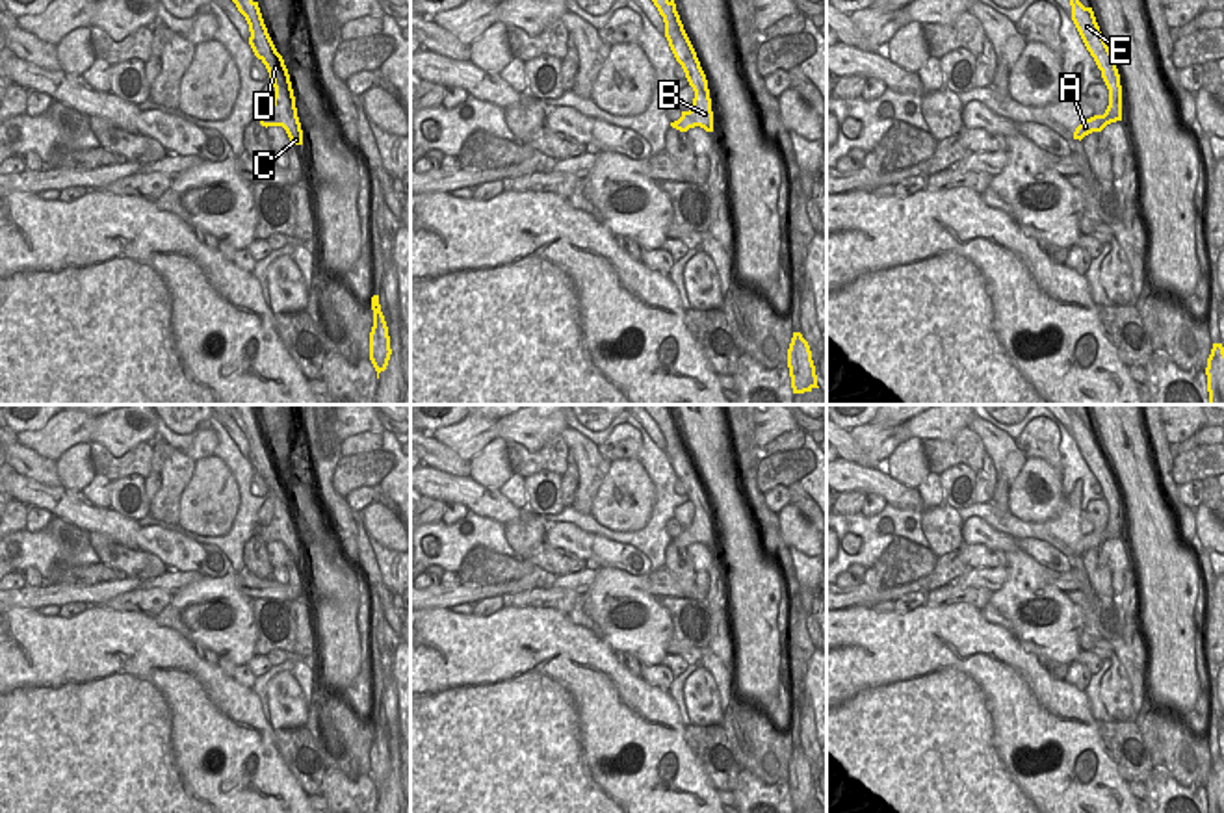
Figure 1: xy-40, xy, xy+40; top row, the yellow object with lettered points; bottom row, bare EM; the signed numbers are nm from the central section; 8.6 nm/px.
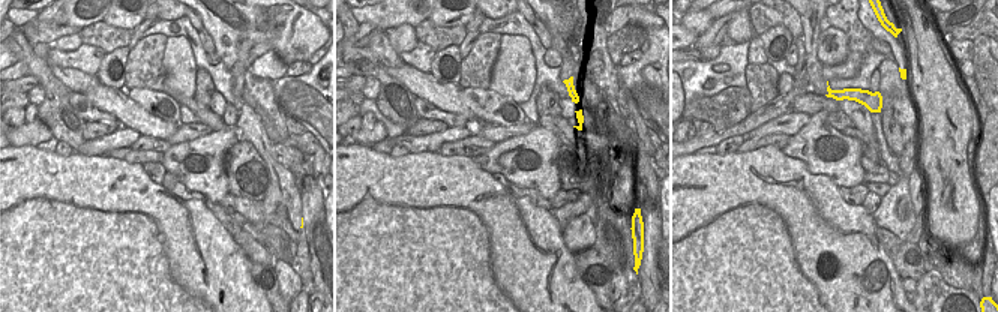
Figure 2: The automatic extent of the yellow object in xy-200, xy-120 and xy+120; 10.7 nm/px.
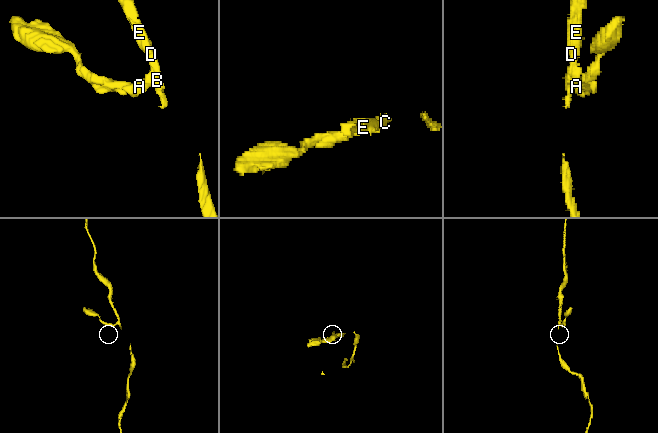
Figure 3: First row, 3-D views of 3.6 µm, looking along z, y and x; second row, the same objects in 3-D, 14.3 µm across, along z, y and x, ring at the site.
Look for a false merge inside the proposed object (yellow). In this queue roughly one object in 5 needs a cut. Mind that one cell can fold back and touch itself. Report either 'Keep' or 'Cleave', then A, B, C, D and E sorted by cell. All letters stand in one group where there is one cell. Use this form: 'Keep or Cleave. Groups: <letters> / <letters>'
Keep. Groups: A B C D E

